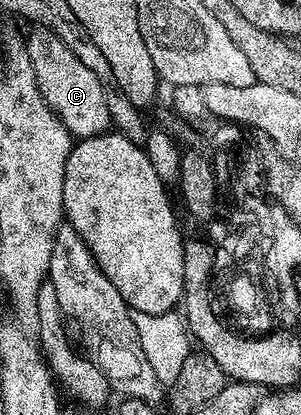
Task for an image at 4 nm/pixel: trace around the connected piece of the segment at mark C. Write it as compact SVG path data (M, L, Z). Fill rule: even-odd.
M41 27L35 31L27 33L26 43L42 98L73 138L85 140L91 136L103 136L113 127L103 82L88 67L82 66L55 34Z

